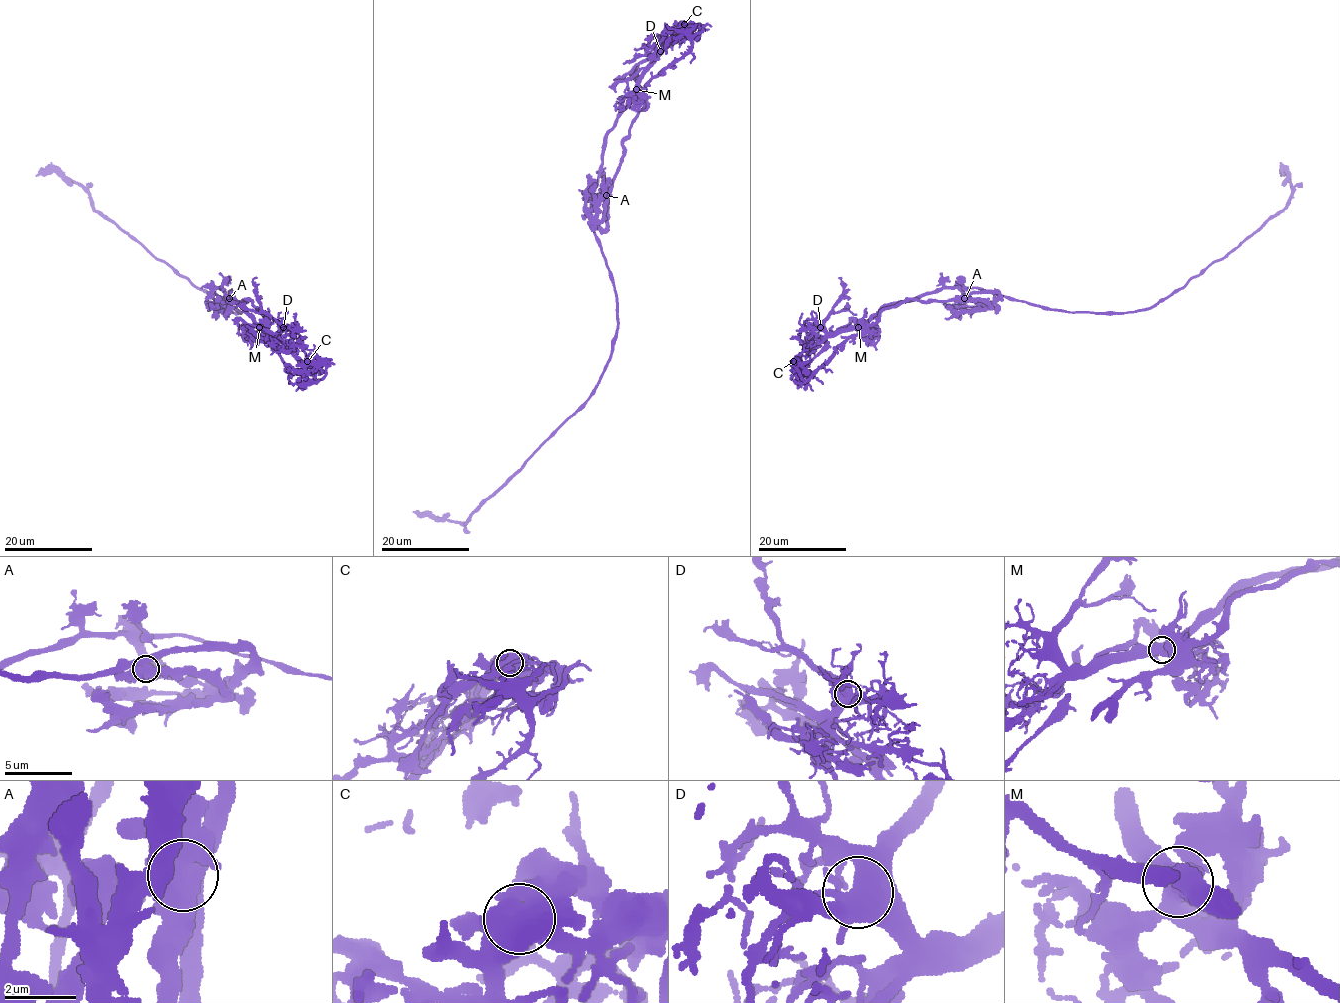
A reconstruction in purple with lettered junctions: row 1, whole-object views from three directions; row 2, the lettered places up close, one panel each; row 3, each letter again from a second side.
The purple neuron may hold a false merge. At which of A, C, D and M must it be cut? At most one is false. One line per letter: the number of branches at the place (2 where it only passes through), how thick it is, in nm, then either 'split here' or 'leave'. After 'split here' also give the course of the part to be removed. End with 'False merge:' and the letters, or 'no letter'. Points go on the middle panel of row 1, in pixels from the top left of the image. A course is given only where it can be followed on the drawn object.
A: branches 4; calibre 650 nm; leave
C: branches 4; calibre 600 nm; leave
D: branches 4; calibre 600 nm; leave
M: branches 4; calibre 600 nm; split here; course (636, 90), (606, 136), (593, 192), (591, 224), (616, 297), (616, 338), (600, 381), (465, 522), (413, 511)
False merge: M

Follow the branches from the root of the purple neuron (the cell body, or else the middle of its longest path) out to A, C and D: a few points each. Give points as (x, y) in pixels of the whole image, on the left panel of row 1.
A: (229, 304), (214, 287), (221, 287), (229, 300), (258, 324), (270, 324), (250, 300), (229, 298)
C: (229, 304), (214, 287), (221, 287), (261, 328), (282, 341), (312, 350), (315, 353), (307, 361)
D: (229, 304), (215, 293), (214, 287), (221, 287), (228, 299), (234, 300), (261, 328), (278, 332), (283, 327)

